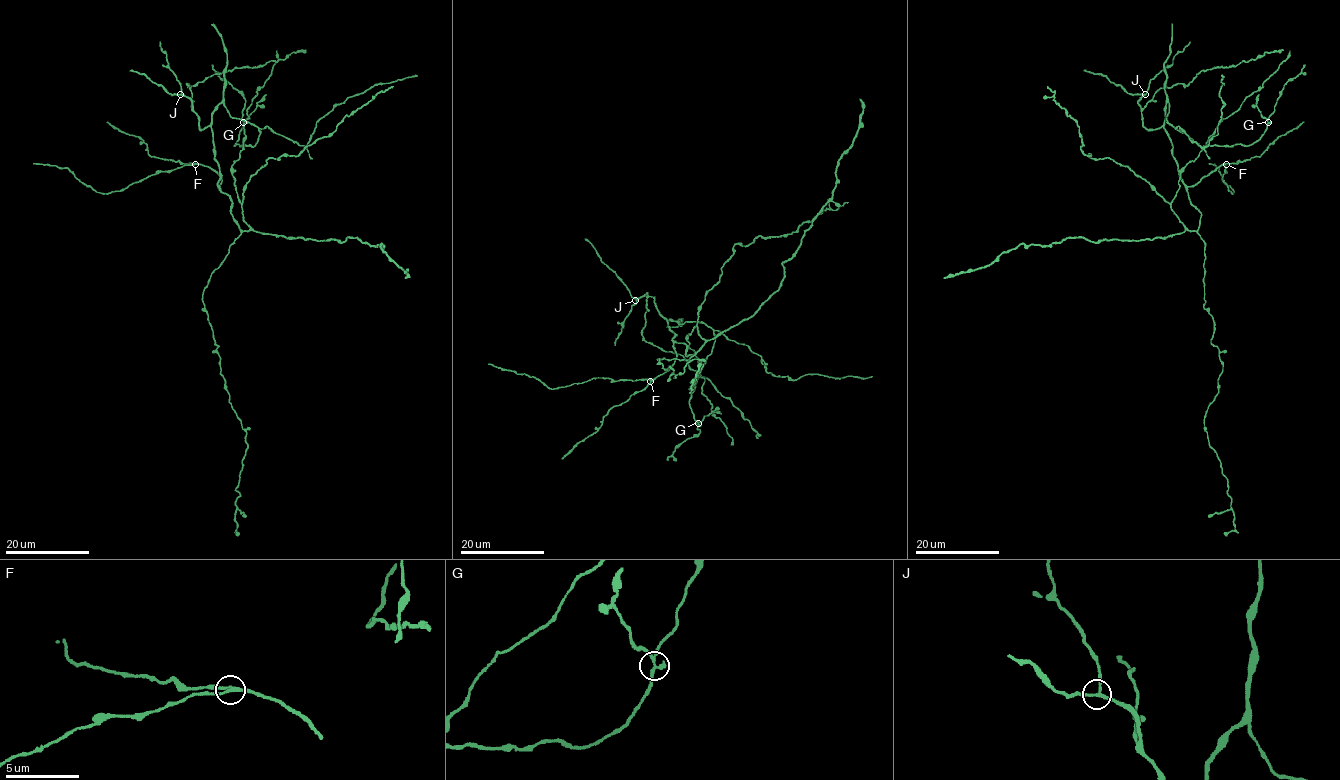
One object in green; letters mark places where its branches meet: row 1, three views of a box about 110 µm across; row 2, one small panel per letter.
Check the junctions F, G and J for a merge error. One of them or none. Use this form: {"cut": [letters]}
{"cut": ["G"]}

